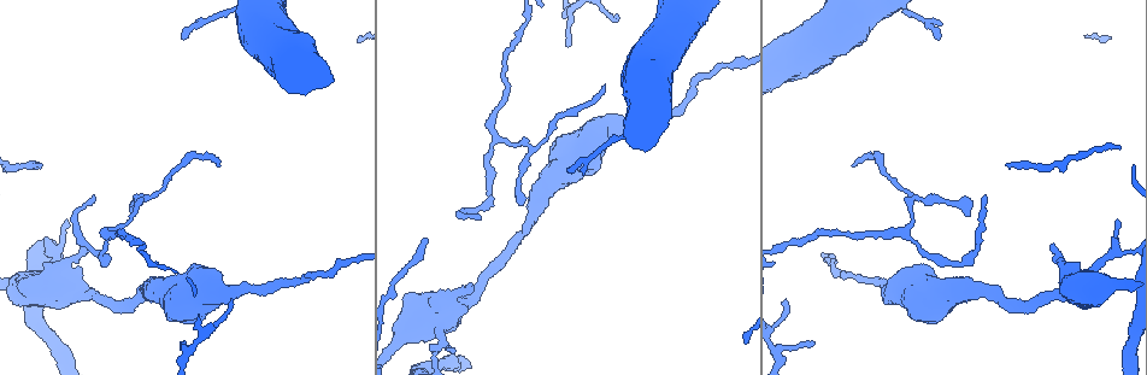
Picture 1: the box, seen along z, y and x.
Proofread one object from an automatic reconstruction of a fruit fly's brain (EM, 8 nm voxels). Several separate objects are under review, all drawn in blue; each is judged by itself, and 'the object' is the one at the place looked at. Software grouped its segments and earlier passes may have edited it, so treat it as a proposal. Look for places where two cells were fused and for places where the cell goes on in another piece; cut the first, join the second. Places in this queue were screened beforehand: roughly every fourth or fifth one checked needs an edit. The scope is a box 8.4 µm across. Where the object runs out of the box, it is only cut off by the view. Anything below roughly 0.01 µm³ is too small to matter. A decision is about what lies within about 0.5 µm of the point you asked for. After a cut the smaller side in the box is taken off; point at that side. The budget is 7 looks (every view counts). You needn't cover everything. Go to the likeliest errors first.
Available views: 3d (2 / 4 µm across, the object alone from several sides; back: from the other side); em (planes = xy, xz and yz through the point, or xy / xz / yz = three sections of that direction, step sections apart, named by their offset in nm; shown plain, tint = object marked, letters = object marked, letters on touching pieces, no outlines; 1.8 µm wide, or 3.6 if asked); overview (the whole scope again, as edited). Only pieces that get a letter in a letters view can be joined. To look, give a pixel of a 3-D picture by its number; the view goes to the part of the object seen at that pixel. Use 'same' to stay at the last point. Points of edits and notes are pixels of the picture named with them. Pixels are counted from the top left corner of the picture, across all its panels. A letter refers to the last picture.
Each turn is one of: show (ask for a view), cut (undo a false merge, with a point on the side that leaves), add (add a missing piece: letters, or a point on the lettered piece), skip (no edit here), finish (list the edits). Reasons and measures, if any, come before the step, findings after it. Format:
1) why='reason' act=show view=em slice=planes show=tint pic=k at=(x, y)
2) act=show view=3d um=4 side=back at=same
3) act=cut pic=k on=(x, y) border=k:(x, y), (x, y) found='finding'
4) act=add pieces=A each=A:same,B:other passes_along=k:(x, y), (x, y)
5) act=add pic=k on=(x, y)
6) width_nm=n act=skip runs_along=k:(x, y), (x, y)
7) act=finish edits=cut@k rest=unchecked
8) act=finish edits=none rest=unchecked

act=show view=3d um=4 pic=1 at=(106, 234)

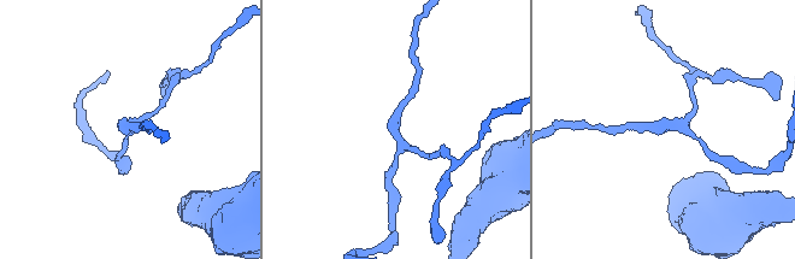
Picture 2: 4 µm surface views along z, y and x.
arms=3 why='need the tissue' act=show view=em slice=xy step=8 show=tint pic=2 at=(681, 127)

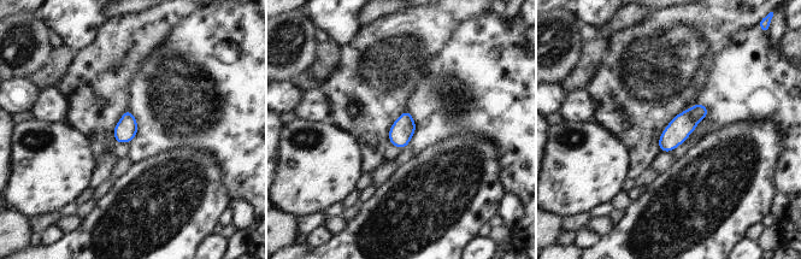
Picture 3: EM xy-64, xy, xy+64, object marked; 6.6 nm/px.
act=show view=em slice=planes show=letters at=same

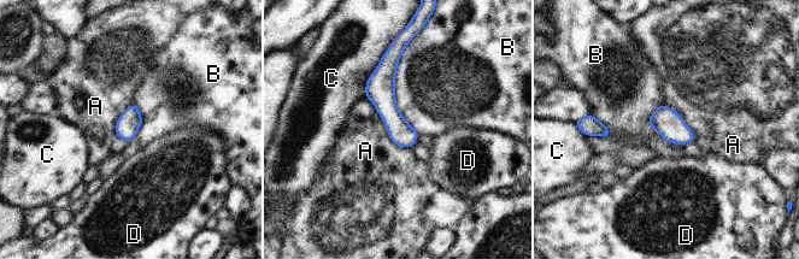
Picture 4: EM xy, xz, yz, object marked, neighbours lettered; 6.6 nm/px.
longest_contact=B:600nm act=skip each=A:other,B:other,C:other,D:other runs_along=4:(392, 53), (386, 107), (407, 143) found='one cell here'

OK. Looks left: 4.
why='calibre changes' act=show view=3d um=4 pic=1 at=(1110, 253)

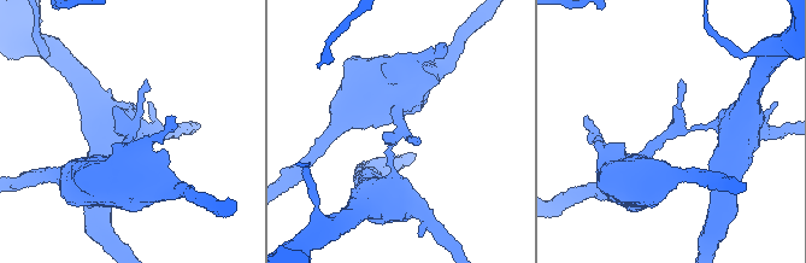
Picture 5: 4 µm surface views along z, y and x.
why='now the EM' act=show view=em slice=xz step=16 show=tint pic=5 at=(395, 135)

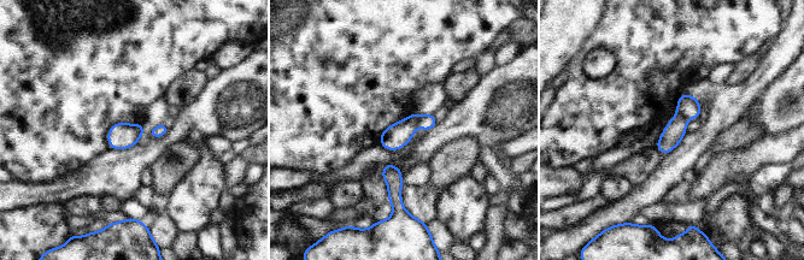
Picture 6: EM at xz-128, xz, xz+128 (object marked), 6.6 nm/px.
why='another direction' act=show view=em slice=planes show=letters at=same

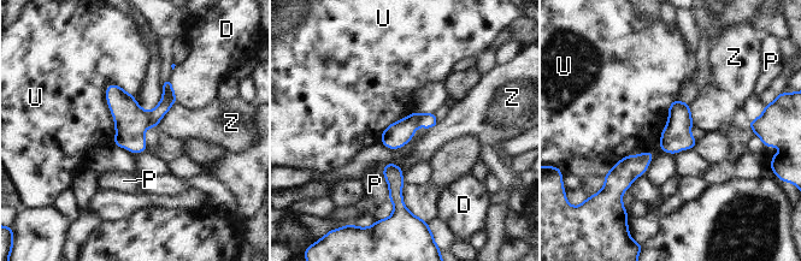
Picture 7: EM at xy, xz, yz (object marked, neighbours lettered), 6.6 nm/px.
act=cut pic=7 on=(169, 98) each=D:other,P:other,U:other,Z:other found='two cells meet here'

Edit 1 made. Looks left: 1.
act=finish edits=cut@7 rest=unchecked

